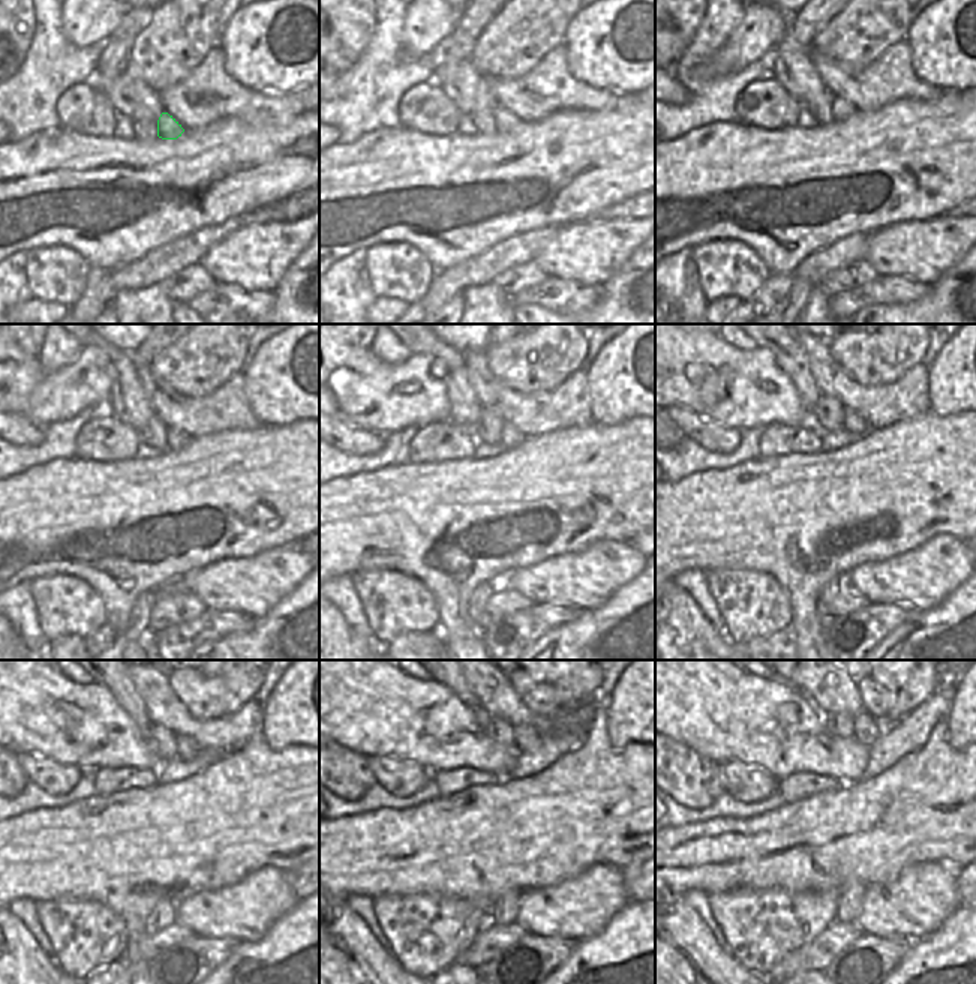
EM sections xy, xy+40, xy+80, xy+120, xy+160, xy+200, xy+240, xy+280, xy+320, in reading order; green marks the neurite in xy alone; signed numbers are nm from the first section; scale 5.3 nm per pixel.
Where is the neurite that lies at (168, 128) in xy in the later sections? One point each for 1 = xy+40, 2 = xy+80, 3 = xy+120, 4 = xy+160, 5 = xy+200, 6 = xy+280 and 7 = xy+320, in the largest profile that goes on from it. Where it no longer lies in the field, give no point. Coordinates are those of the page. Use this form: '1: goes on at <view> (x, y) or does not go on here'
1: goes on at xy+40 (504, 120)
2: goes on at xy+80 (841, 110)
3: goes on at xy+120 (176, 440)
4: goes on at xy+160 (511, 437)
5: goes on at xy+200 (853, 422)
6: goes on at xy+280 (526, 738)
7: goes on at xy+320 (867, 729)

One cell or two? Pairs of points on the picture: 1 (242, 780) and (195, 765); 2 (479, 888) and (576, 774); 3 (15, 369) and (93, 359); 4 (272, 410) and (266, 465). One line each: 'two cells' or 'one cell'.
1: two cells
2: one cell
3: one cell
4: two cells

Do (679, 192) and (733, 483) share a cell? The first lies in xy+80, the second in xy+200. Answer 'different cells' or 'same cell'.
same cell

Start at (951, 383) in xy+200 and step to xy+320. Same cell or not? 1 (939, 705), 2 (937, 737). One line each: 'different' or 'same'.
1: different
2: different

